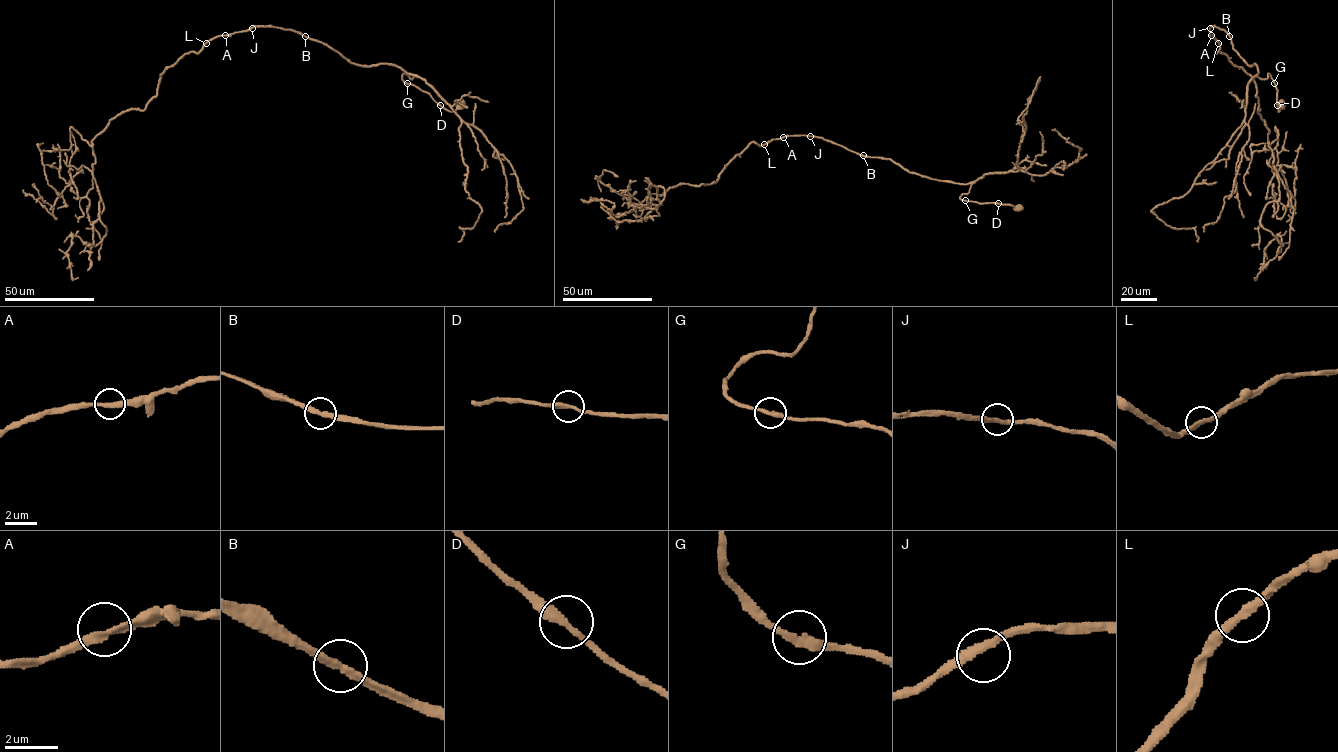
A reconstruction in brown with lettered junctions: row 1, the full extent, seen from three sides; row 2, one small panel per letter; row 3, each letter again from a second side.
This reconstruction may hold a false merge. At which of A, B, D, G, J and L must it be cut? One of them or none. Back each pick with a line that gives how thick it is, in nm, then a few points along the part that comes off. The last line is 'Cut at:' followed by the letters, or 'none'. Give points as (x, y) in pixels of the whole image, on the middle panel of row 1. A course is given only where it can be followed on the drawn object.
Cut at: none

